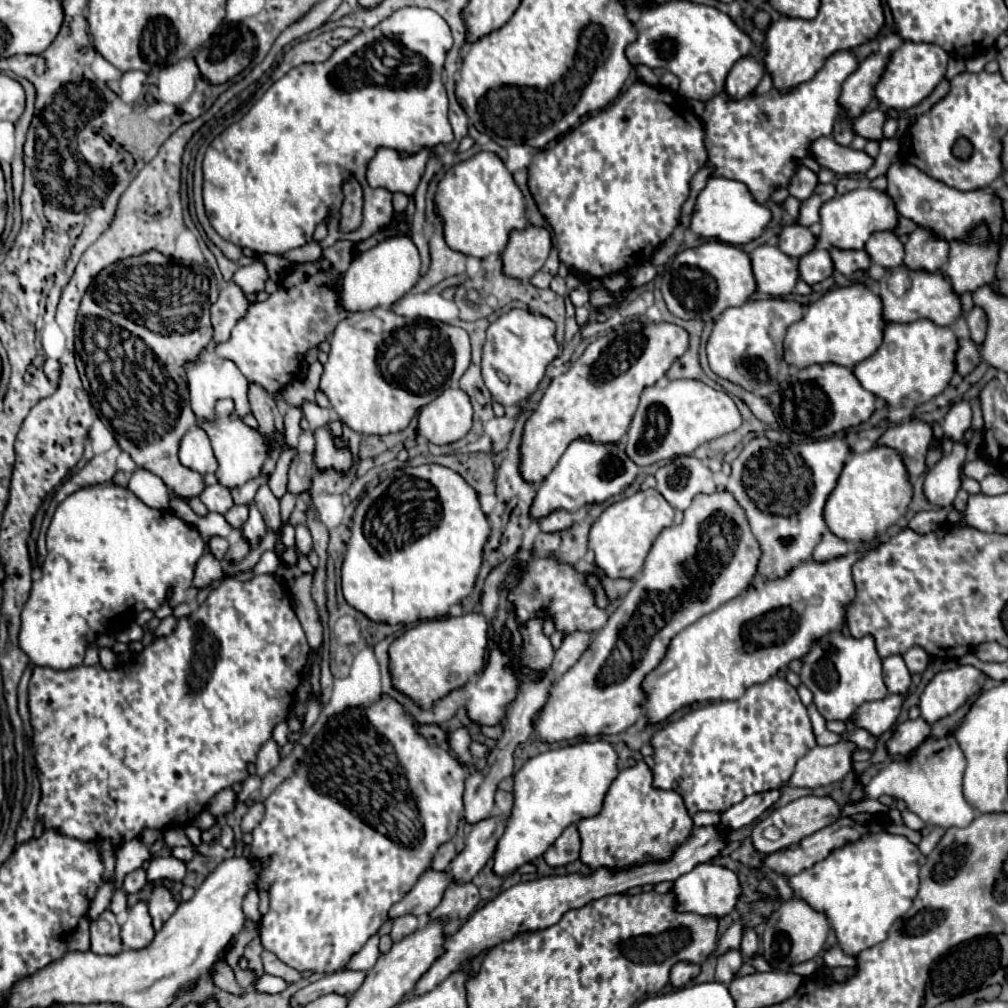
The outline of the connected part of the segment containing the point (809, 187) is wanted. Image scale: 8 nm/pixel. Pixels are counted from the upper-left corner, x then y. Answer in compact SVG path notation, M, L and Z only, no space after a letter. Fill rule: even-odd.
M799 167L797 175L789 183L789 193L793 197L797 197L799 201L805 201L807 197L811 197L811 193L815 191L817 183L819 183L819 179L817 179L817 175L811 169Z

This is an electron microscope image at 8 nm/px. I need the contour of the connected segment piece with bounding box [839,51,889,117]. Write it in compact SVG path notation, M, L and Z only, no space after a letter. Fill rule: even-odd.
M873 53L869 55L855 73L851 73L847 77L847 81L843 83L843 93L841 93L841 107L849 111L851 117L859 117L863 113L863 109L867 107L867 103L873 97L873 89L879 81L879 77L883 75L883 69L887 67L887 57L883 53Z

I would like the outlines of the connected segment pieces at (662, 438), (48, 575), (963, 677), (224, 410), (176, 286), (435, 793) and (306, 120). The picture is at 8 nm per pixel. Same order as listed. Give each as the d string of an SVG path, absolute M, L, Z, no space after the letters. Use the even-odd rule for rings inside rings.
M675 379L669 385L649 385L641 393L639 409L631 421L627 455L639 465L651 465L675 455L691 455L705 441L739 429L741 413L735 401L719 389L695 379Z
M107 483L107 485L93 485L93 487L85 487L73 495L69 495L55 511L55 517L51 521L51 527L47 531L47 559L41 567L41 579L33 583L31 589L31 597L21 613L21 633L19 633L19 647L23 649L23 653L27 653L27 657L33 661L33 665L43 665L43 667L51 667L51 669L73 669L75 665L83 665L83 657L87 647L95 641L95 637L99 633L115 633L123 627L127 627L129 623L135 621L137 613L141 613L143 609L151 609L157 611L165 601L169 601L171 607L177 607L179 603L193 603L197 597L197 589L191 585L193 581L193 573L195 573L195 565L199 561L199 557L205 553L205 541L201 539L199 531L191 525L187 525L185 521L181 521L179 517L175 517L173 511L165 509L151 509L145 503L141 503L129 489L123 489L119 485Z
M959 665L937 673L921 693L921 717L935 723L955 713L969 697L977 695L985 683L985 673L971 665Z
M219 401L215 409L215 421L203 421L199 427L205 429L205 433L211 439L211 447L215 451L215 457L219 461L219 469L215 473L217 481L225 487L239 487L247 483L249 479L255 479L261 475L261 465L269 457L269 445L263 441L261 433L257 429L247 427L241 419L233 417L233 401Z
M159 251L151 253L153 255L127 257L105 267L87 289L75 325L77 369L85 391L97 401L99 419L111 429L121 449L127 451L139 467L161 477L175 495L195 497L205 489L203 477L183 467L177 457L181 437L197 423L189 405L183 363L197 359L211 341L209 307L217 301L217 279L207 265L183 265L175 259L167 259Z
M381 695L379 701L375 701L369 707L355 707L339 713L337 717L329 719L325 727L313 737L311 747L307 749L307 757L297 765L295 775L285 779L265 801L265 817L263 821L253 829L253 841L251 841L251 851L249 859L261 863L261 871L257 875L255 887L257 891L267 891L269 893L269 911L259 923L259 937L263 943L263 949L275 953L283 963L291 965L297 971L313 971L313 973L335 973L343 969L353 953L357 953L365 941L379 931L379 927L387 921L387 911L391 905L395 905L405 893L411 891L411 887L417 883L423 871L429 869L431 859L439 845L451 839L447 827L449 827L449 817L443 811L443 801L441 801L441 785L463 785L465 777L465 767L449 755L449 751L441 747L433 747L427 743L427 739L419 733L419 723L415 721L413 715L409 715L401 703L397 703L389 695Z
M407 7L407 9L399 9L399 13L393 13L391 17L387 17L387 21L381 21L377 27L369 29L369 31L361 31L359 35L355 35L351 41L347 41L345 45L341 45L325 63L303 63L295 69L291 69L285 77L281 77L279 81L275 81L265 93L263 97L251 107L251 111L241 119L241 123L233 123L231 127L227 127L221 135L217 135L213 139L213 143L209 145L207 153L205 153L205 159L203 159L203 175L205 175L205 181L203 181L203 199L205 199L205 211L207 211L207 217L211 221L211 225L215 227L215 231L239 245L239 247L247 247L251 251L259 251L259 253L287 253L291 249L297 249L297 247L303 247L305 243L313 241L313 231L315 227L325 221L327 217L329 219L329 233L323 241L319 241L319 245L323 249L331 247L335 241L341 241L341 239L347 239L347 241L363 241L367 237L371 237L373 233L377 233L381 227L389 225L389 221L393 219L393 205L391 205L391 199L393 199L393 193L387 191L387 189L371 189L367 185L367 179L365 179L365 169L371 161L371 157L375 155L375 151L379 147L391 147L399 153L409 153L409 155L417 155L423 147L429 147L433 149L435 145L439 143L451 143L453 141L453 129L449 125L449 119L447 119L447 107L449 107L449 101L447 101L447 93L445 93L445 87L443 87L443 81L441 81L441 73L443 73L443 63L445 63L445 55L447 51L451 49L453 45L453 37L451 37L451 31L449 31L449 25L443 21L443 17L439 17L433 9L423 9L423 7ZM355 177L363 191L365 191L365 209L363 209L363 225L357 229L357 231L351 231L351 233L341 233L339 231L339 207L343 203L343 183L347 179Z

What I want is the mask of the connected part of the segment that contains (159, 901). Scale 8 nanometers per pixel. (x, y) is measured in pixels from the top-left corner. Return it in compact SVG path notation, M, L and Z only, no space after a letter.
M155 885L151 899L149 899L149 913L153 917L153 927L159 929L163 921L167 921L173 915L177 905L179 903L173 899L171 891L165 885Z

